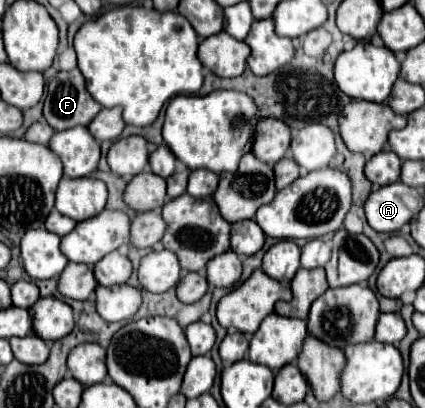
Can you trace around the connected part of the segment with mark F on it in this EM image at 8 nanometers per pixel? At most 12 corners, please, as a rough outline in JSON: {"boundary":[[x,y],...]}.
{"boundary":[[81,72],[47,84],[43,116],[53,130],[89,126],[101,104]]}

